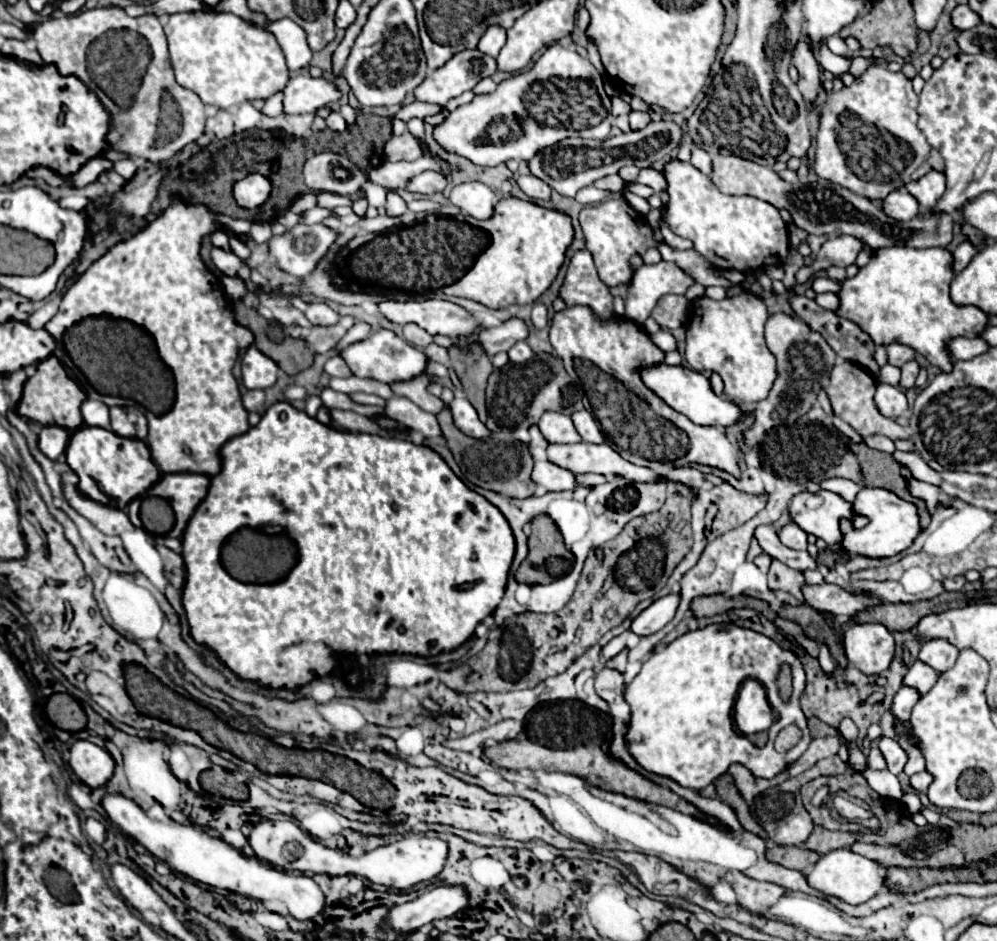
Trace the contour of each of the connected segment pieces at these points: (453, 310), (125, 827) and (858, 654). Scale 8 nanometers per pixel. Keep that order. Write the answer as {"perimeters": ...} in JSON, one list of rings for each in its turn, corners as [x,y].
{"perimeters":[[[[383,300],[379,312],[397,324],[417,324],[429,334],[445,334],[451,338],[473,336],[479,330],[479,322],[473,320],[461,306],[447,300]]],[[[105,794],[102,805],[113,824],[117,824],[125,834],[143,844],[155,858],[167,862],[171,870],[185,874],[187,878],[193,878],[213,888],[233,890],[237,894],[257,898],[269,911],[282,916],[291,914],[297,920],[311,920],[325,906],[321,888],[309,876],[291,874],[271,864],[259,862],[255,856],[245,856],[241,850],[233,848],[225,840],[205,834],[201,826],[183,826],[177,822],[165,824],[153,820],[131,798],[125,798],[123,794]]],[[[855,624],[843,636],[849,662],[863,674],[881,674],[895,654],[893,634],[881,624]]]]}

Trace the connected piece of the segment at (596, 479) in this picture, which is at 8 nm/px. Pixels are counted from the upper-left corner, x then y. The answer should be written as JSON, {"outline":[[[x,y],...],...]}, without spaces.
{"outline":[[[592,473],[576,474],[575,477],[577,478],[577,482],[579,482],[580,485],[586,487],[594,487],[606,482],[606,478],[604,476]]]}

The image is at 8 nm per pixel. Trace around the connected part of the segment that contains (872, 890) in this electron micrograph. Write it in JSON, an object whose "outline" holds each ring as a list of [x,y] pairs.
{"outline":[[[839,848],[821,856],[813,870],[809,870],[807,880],[813,888],[825,892],[827,896],[839,896],[849,904],[863,904],[885,886],[885,872],[887,870],[879,862],[873,862],[861,854],[853,854],[851,848]]]}

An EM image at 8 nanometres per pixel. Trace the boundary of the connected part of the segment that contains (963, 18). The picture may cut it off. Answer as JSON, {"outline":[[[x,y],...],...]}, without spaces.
{"outline":[[[957,6],[953,10],[953,26],[957,30],[965,30],[965,28],[973,28],[981,23],[980,17],[969,8],[969,6]]]}

